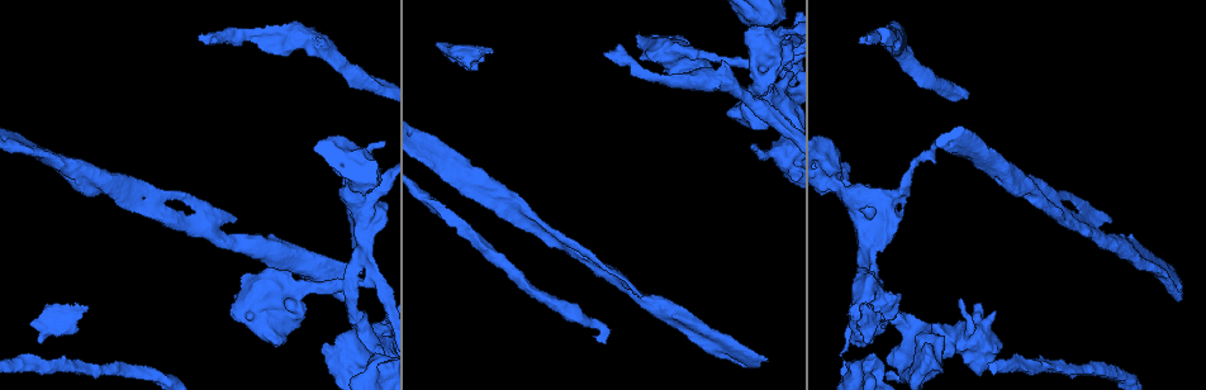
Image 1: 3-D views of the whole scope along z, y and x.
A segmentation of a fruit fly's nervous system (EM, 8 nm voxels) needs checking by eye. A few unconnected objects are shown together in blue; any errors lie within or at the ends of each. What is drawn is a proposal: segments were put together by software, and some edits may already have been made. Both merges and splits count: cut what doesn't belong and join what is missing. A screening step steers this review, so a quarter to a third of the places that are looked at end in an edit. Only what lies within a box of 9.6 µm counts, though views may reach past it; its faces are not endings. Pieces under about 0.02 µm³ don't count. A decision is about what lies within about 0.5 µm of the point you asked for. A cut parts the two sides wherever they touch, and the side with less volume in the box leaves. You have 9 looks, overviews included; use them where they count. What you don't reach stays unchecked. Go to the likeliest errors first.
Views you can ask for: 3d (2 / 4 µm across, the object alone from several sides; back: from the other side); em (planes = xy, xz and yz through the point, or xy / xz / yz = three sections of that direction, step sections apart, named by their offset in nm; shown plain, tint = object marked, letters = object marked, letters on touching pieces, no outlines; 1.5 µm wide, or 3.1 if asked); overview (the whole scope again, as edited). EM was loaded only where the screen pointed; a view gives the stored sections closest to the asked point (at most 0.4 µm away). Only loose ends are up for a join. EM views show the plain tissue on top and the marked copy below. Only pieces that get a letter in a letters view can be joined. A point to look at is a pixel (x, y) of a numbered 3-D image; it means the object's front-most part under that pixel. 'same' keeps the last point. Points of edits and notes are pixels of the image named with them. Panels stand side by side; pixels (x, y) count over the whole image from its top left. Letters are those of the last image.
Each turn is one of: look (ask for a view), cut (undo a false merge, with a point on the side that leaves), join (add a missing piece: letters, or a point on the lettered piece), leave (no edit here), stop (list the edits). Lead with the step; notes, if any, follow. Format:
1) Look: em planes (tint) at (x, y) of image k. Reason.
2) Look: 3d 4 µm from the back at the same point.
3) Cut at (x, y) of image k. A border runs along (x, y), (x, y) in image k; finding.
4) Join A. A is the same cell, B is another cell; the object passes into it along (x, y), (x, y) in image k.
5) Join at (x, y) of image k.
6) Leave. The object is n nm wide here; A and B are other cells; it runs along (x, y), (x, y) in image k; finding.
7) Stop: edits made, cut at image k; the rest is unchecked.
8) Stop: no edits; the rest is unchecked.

Look: em xy step 8 (tint) at (350, 283) of image 1. Arms run side by side.

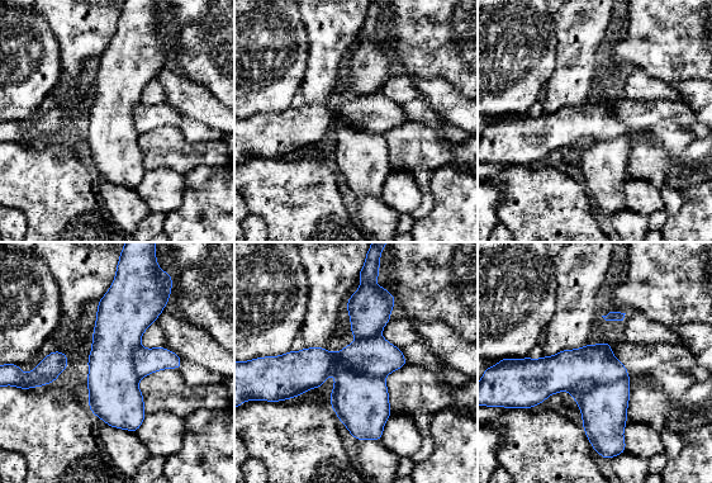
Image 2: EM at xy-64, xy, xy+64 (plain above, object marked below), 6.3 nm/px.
Look: em yz step 8 (letters) at the same point.

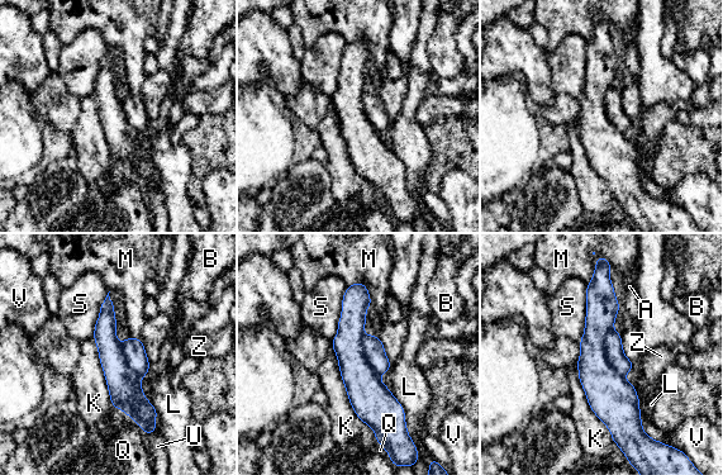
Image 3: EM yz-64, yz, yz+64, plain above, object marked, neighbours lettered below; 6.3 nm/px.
Cut at (608, 393) of image 3. The longest contact is with K, 500 nm; A, B, K, L, M, Q, S, U, V and Z are other cells; a border runs along (609, 329), (605, 357), (623, 376) in image 3; two cells meet here.

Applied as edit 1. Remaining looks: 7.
Look: 3d 2 µm from the back at (639, 295) of image 1. Free end.

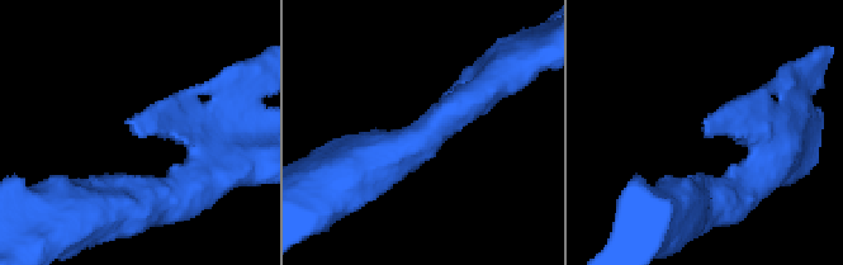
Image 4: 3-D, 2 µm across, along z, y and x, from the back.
Look: em xy step 4 (letters) at (129, 119) of image 4.

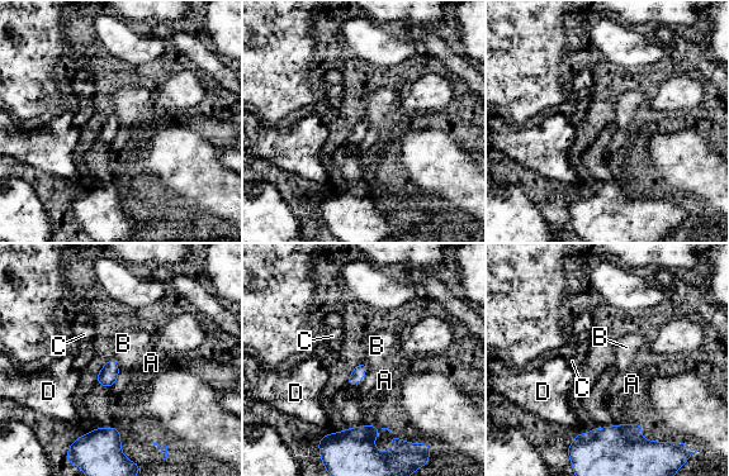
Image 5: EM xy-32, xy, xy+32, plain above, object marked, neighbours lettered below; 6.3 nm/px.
Leave. A, B, C and D are other cells; a border runs along (114, 358), (118, 377), (110, 386) in image 5; none of them fits.

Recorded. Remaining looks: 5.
Look: 3d 4 µm from the back at (374, 354) of image 1.

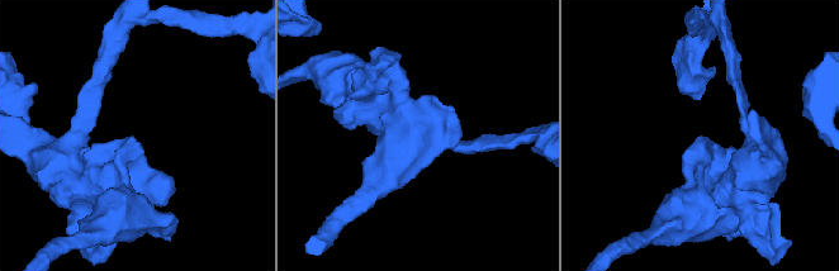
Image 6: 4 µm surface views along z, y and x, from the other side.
Look: em planes (letters) at (133, 139) of image 6. Now the EM.

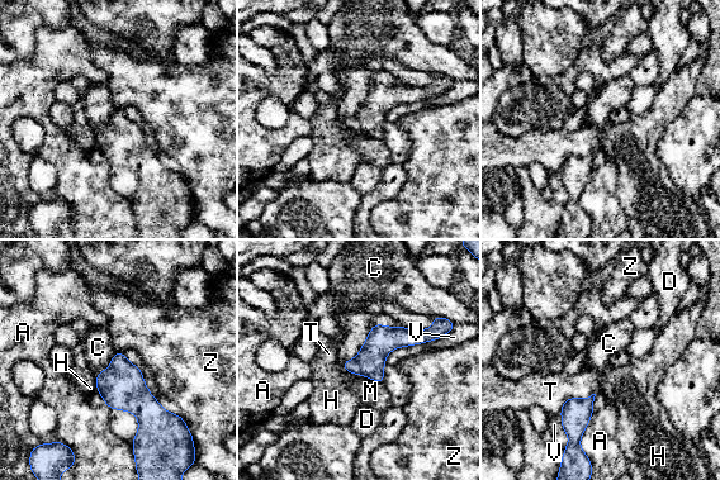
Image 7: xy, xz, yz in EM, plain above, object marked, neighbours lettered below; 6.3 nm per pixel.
Leave. A, C, D, H, M, T, V and Z are other cells; a border runs along (375, 324), (359, 352), (341, 364) in image 7; none of them fits.

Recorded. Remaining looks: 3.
Look: em planes (letters) at (284, 343) of image 1. Stops while still wide.

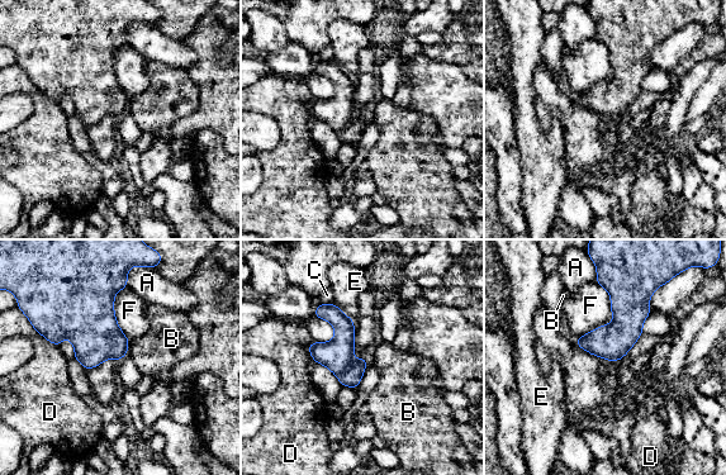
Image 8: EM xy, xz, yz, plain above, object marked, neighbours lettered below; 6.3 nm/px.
Leave. The longest contact is with F, 400 nm; A, B, C, D, E and F are other cells; a border runs along (129, 342), (126, 355) in image 8; no lettered piece goes on from it.

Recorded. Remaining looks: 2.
Stop: edits made, cut at image 3; the rest is unchecked.

